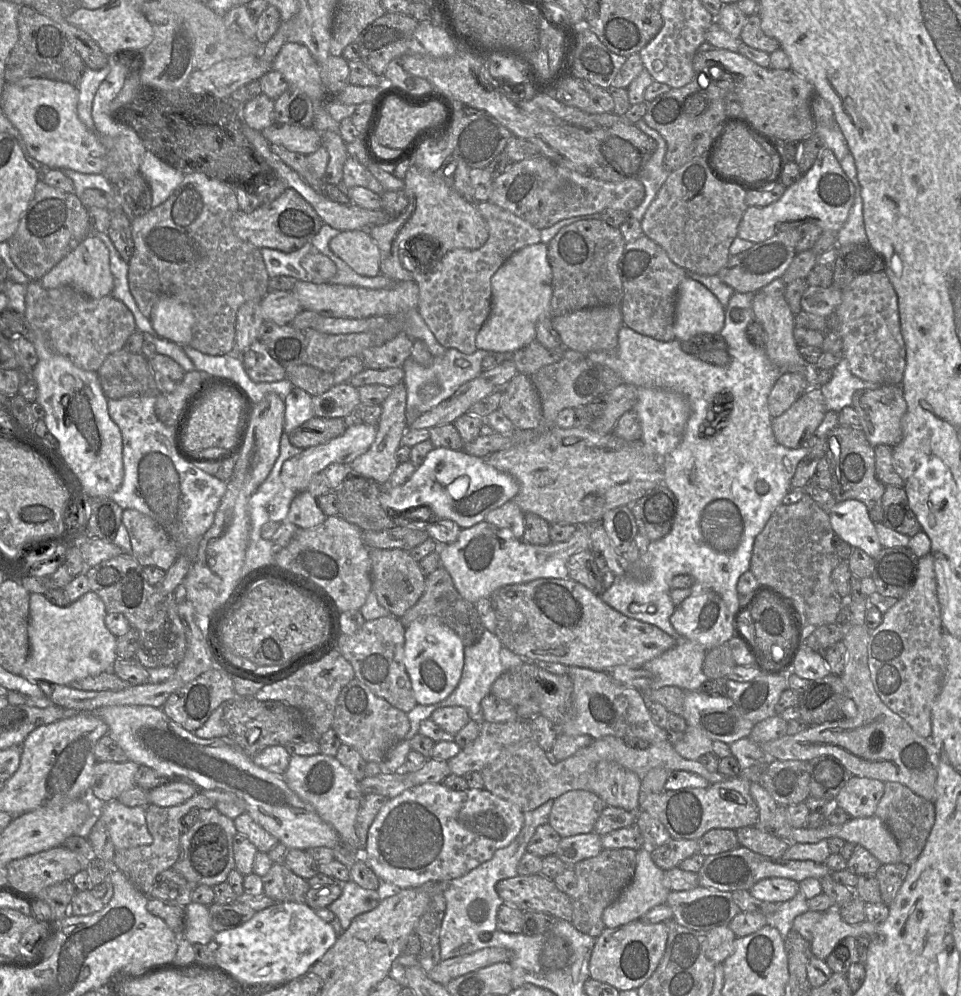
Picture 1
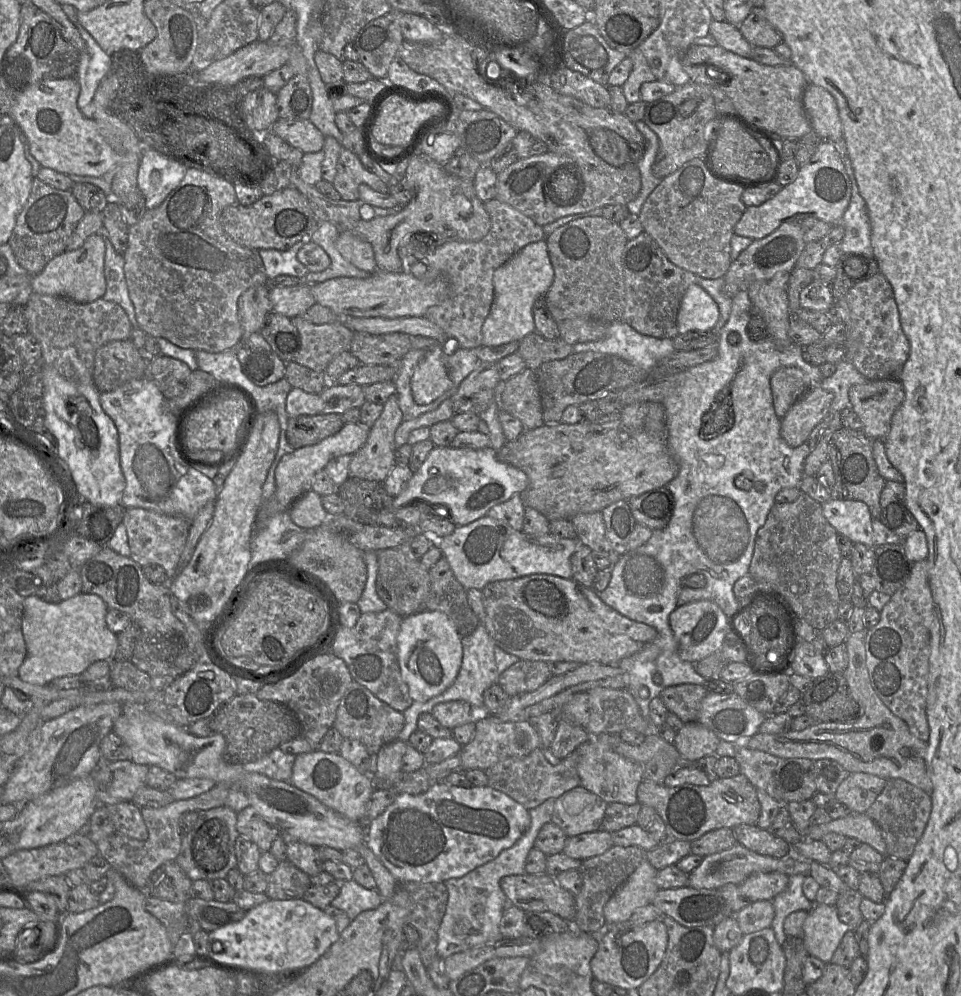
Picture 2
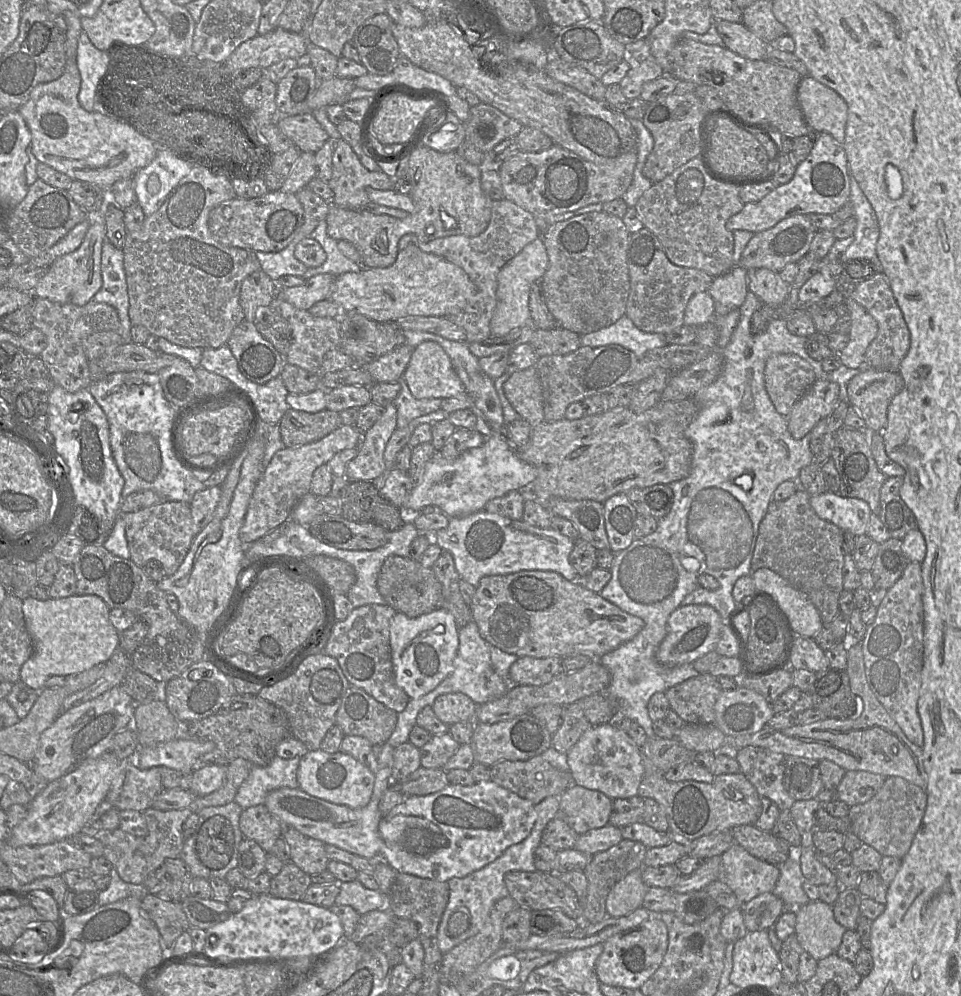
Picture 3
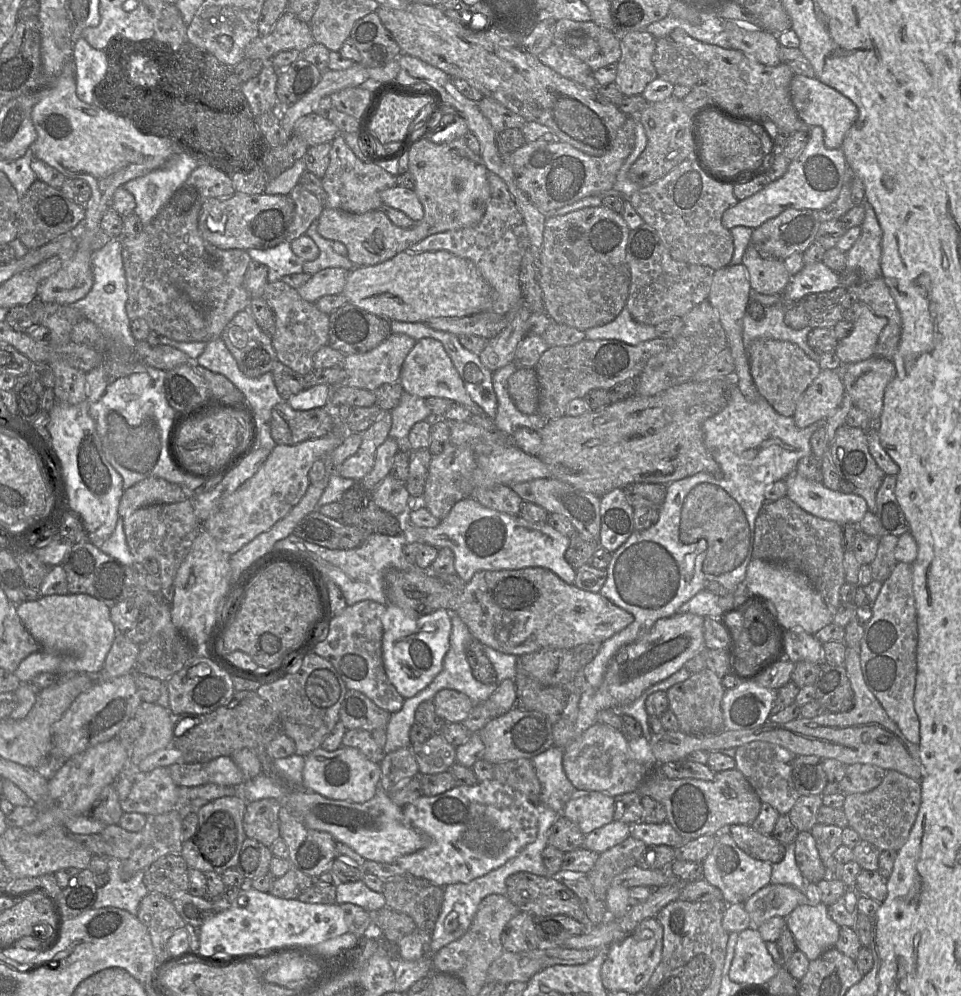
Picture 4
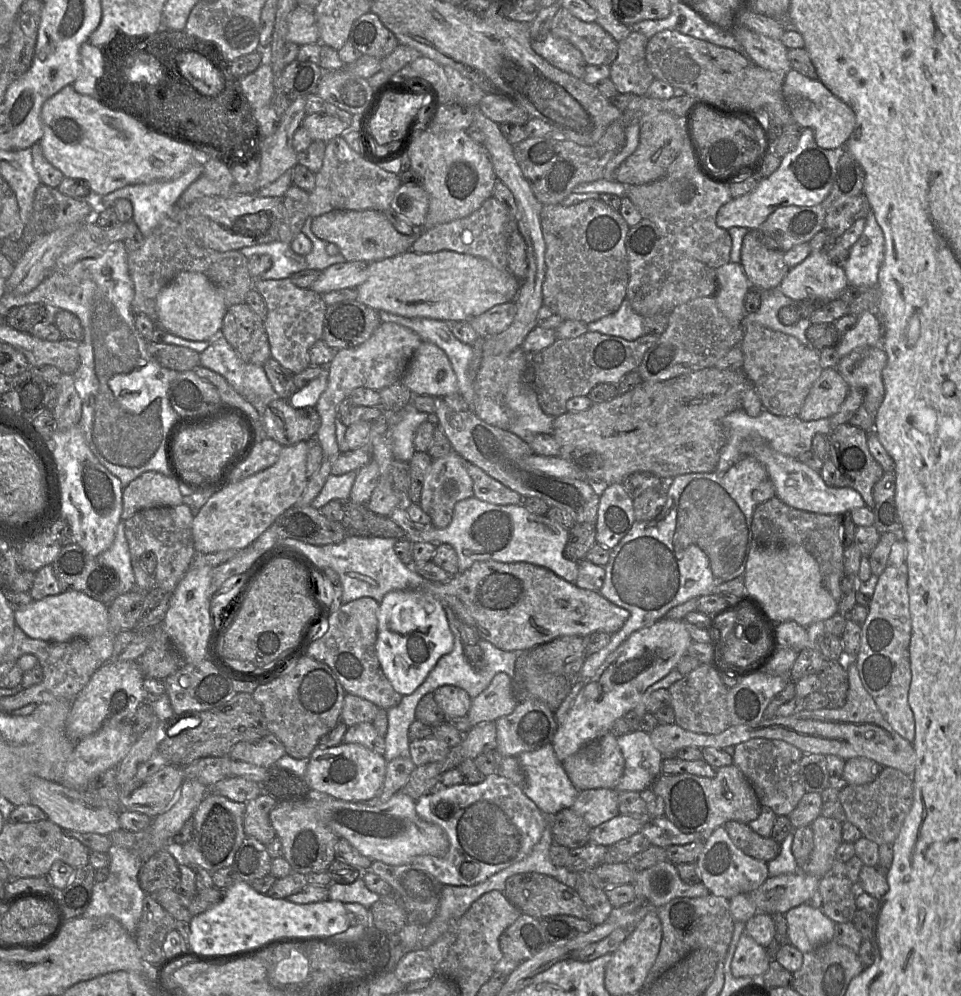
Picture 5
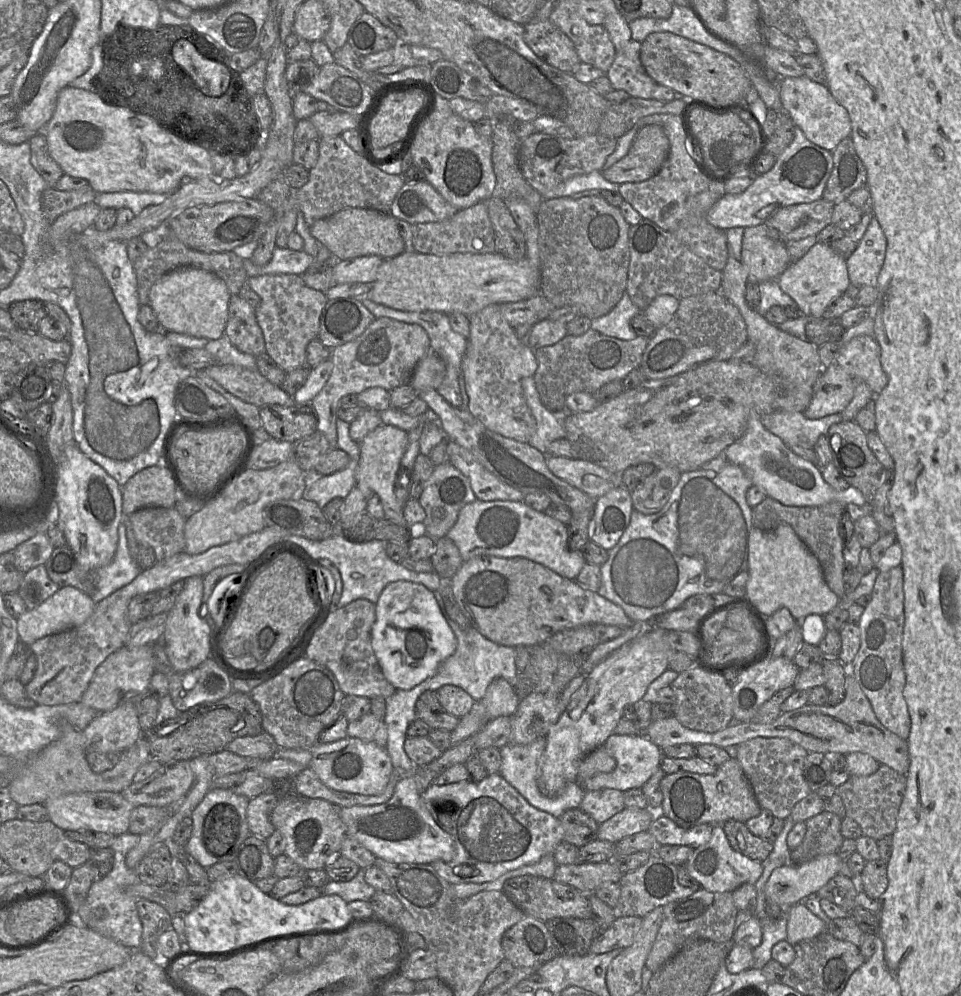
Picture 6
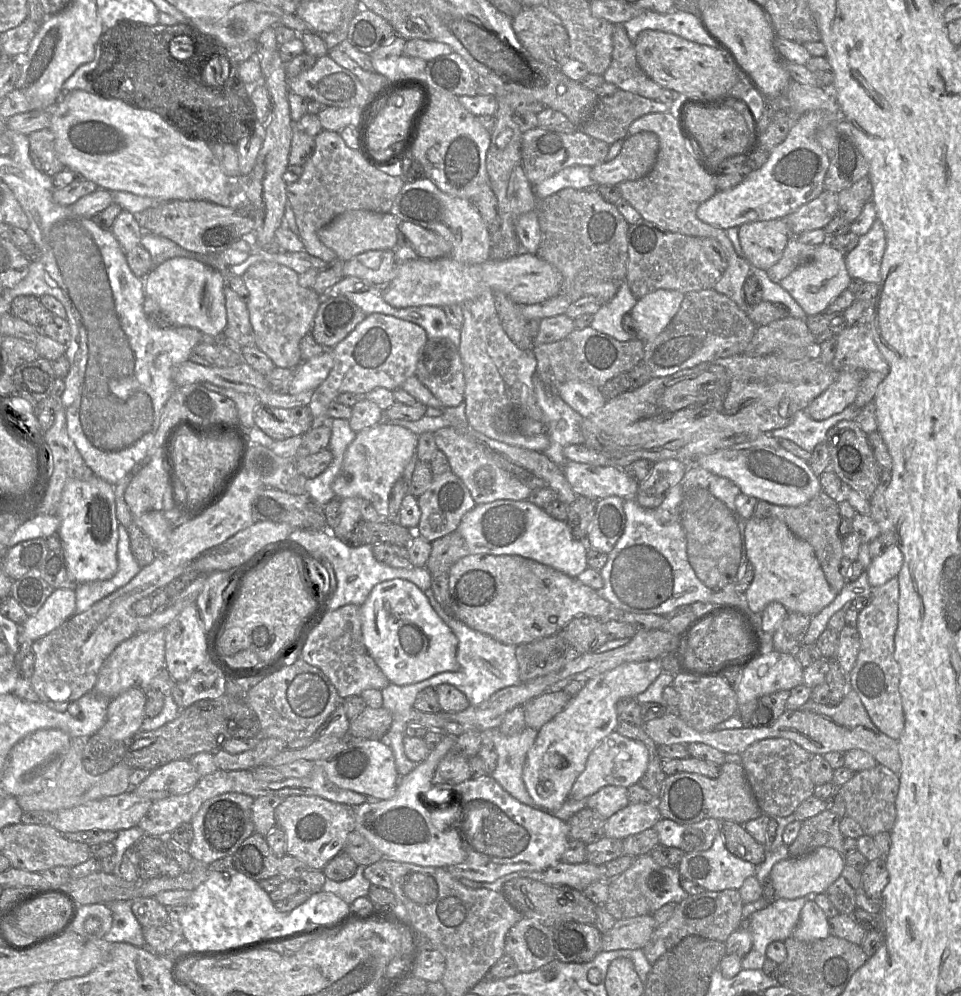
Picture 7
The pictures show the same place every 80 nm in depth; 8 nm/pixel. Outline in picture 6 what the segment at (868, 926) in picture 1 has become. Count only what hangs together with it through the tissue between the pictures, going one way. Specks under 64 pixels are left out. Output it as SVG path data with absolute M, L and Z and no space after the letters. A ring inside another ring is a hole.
M798 903L787 910L787 939L791 945L815 938L827 932L827 923L814 915L805 903Z

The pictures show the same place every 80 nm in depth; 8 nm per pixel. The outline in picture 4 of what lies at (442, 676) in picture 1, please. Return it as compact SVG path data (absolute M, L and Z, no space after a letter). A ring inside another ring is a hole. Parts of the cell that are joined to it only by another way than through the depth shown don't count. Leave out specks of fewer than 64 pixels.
M388 603L382 616L382 652L386 674L397 691L411 698L425 689L441 671L450 648L452 623L447 609L411 617L400 607Z

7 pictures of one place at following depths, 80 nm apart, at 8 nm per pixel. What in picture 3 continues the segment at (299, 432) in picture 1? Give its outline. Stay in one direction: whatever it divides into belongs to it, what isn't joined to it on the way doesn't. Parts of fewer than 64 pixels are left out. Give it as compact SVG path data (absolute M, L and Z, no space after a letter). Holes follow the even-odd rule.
M289 408L278 426L281 439L287 448L297 448L316 442L341 427L338 412L324 409L307 413Z

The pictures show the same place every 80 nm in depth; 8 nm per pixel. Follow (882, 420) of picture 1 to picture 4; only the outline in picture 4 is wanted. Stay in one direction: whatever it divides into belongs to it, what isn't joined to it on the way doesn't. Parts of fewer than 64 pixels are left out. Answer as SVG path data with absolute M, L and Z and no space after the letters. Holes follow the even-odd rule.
M873 356L843 366L846 366L846 372L842 382L853 406L863 410L873 423L877 423L883 409L885 389L896 375L893 362Z

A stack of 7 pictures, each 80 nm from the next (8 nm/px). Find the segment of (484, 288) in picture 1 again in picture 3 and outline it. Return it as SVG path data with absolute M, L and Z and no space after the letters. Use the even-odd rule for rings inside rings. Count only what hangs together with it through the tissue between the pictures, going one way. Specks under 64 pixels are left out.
M508 199L492 201L491 219L484 232L478 236L453 235L436 238L429 242L420 242L421 251L443 257L462 268L475 286L475 294L468 300L464 307L453 310L444 316L454 324L461 327L466 333L466 343L481 342L491 337L490 321L497 303L497 274L499 270L521 250L540 237L537 219L528 211Z

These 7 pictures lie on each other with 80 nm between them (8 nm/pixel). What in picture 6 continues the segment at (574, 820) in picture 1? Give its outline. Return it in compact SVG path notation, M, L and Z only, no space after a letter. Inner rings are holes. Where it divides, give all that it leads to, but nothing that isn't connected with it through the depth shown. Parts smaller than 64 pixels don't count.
M613 788L585 791L580 808L601 824L626 807L623 794Z

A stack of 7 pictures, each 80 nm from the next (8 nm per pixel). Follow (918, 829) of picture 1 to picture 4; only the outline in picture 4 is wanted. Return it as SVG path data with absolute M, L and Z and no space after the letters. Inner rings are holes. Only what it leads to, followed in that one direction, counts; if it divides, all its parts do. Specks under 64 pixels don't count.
M888 770L883 781L866 793L845 796L843 810L848 826L865 840L883 850L899 851L907 842L922 801L921 783L898 771Z

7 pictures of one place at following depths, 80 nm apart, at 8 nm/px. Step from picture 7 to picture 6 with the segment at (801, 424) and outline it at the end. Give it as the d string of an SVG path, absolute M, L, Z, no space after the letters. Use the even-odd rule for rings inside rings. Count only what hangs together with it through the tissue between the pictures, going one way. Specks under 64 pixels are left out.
M775 411L761 415L764 428L780 438L789 449L792 446L812 449L820 436L826 436L833 424L842 421L839 413L816 420L806 418L802 412Z

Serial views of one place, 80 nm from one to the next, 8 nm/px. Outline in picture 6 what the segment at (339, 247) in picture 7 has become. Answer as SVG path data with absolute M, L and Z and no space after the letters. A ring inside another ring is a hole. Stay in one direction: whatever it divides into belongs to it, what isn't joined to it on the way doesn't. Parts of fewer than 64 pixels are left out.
M342 209L315 221L310 227L310 233L341 261L367 255L392 258L403 253L405 248L397 226L397 219L388 212L373 209Z

